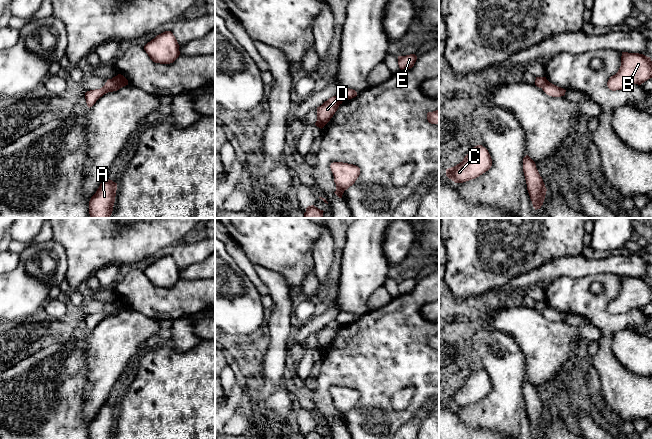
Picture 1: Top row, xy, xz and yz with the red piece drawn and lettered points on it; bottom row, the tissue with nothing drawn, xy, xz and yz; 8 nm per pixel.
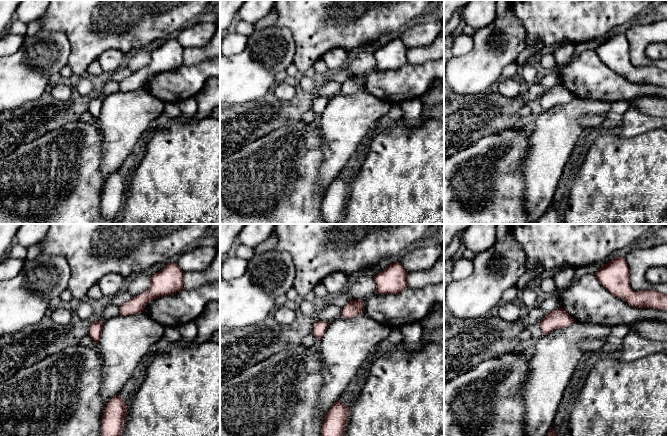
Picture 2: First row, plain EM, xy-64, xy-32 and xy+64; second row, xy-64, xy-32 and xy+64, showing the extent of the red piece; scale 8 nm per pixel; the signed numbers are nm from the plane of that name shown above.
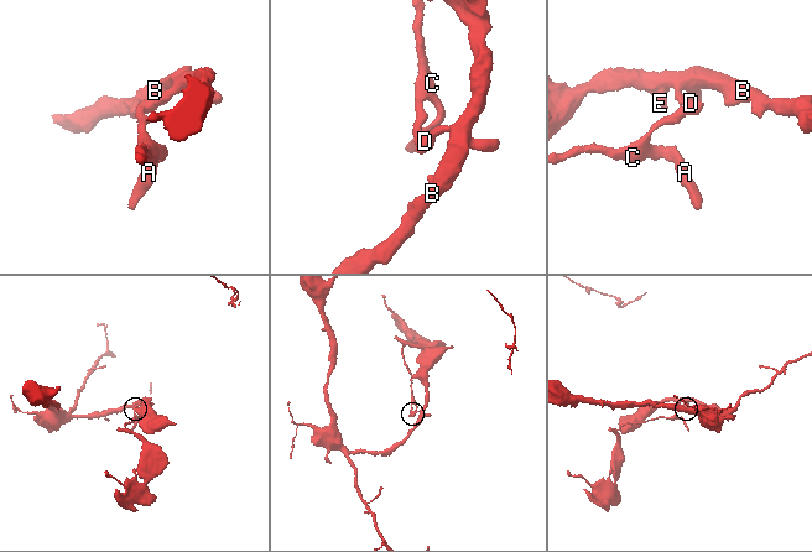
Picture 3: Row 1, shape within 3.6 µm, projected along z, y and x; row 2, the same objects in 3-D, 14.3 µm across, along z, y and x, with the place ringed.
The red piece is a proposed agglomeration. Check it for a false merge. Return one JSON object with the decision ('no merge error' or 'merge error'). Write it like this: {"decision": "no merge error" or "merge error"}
{"decision": "merge error"}

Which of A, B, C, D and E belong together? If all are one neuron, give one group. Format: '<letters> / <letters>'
A C D / B E

